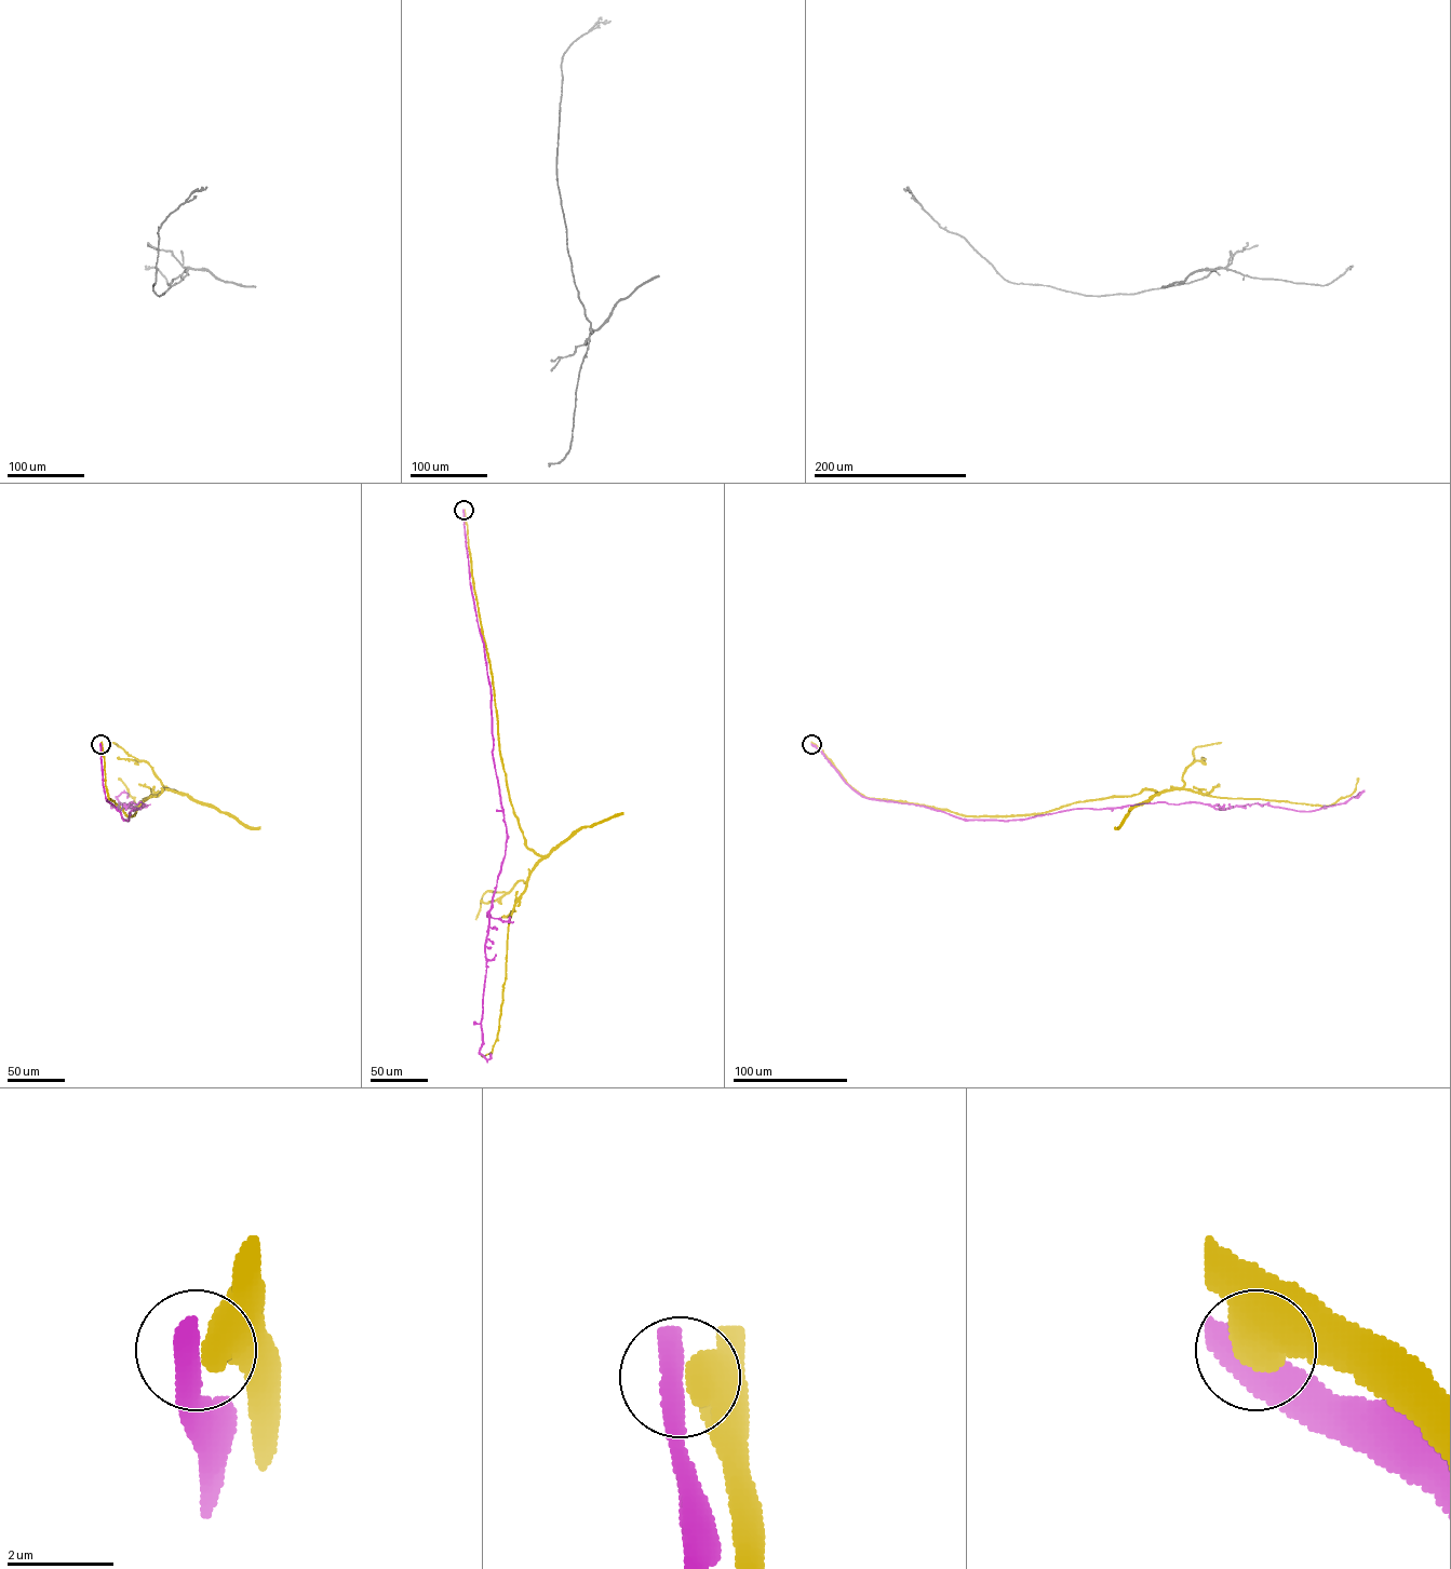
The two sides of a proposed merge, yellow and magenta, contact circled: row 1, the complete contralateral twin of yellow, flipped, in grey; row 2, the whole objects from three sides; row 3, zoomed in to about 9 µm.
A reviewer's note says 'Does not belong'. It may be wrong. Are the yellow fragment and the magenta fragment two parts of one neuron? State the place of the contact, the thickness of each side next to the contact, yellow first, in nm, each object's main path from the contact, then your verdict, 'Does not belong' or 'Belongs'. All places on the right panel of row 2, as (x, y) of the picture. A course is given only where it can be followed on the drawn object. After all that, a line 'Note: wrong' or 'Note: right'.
Place: (811, 744). Thickness 700 nm (yellow) against 650 nm. Course of yellow: (811, 744), (849, 784), (869, 798), (967, 815), (1013, 815), (1131, 796), (1145, 789), (1156, 793), (1136, 806). Course of magenta: (811, 744), (861, 796), (967, 820), (1159, 802), (1313, 811), (1361, 793), (1356, 798). Does not belong
Note: right

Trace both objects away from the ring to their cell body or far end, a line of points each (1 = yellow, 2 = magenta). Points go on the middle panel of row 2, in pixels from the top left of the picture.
1: (464, 510), (472, 583), (491, 665), (500, 755), (513, 813), (526, 846), (539, 854), (547, 855), (574, 834)
2: (464, 510), (470, 587), (491, 690), (492, 754), (507, 837), (485, 946), (479, 1053), (486, 1059), (491, 1054)

